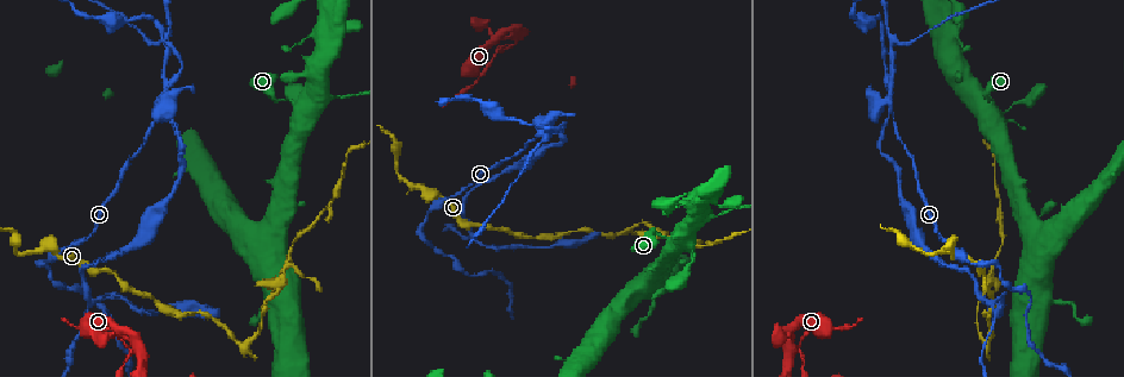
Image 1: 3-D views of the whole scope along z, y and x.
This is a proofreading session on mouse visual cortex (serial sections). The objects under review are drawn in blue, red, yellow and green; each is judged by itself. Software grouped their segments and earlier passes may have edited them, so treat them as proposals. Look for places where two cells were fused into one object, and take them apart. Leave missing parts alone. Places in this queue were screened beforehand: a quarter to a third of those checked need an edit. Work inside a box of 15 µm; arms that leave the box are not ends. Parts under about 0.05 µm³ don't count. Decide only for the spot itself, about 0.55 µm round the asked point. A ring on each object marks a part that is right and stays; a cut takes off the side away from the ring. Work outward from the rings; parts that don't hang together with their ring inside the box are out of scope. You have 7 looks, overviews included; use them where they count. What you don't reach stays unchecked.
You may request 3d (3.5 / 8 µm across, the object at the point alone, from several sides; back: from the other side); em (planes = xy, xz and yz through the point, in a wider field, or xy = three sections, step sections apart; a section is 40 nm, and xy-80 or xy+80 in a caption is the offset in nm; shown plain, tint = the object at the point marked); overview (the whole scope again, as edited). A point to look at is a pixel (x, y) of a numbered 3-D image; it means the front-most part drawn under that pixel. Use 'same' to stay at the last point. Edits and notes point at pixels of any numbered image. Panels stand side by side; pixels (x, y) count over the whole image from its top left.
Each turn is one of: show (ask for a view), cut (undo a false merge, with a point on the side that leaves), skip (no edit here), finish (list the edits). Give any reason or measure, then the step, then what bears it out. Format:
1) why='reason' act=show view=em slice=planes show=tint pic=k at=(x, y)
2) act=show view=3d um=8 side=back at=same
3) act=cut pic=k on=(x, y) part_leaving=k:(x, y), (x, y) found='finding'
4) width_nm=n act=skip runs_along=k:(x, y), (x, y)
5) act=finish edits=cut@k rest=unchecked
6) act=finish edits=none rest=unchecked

why='three-way junction' act=show view=3d um=8 pic=1 at=(518, 33)

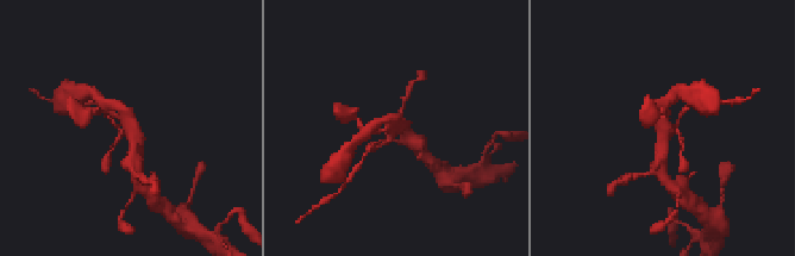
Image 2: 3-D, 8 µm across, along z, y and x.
why='zoom in' act=show view=3d um=3.5 pic=2 at=(124, 124)

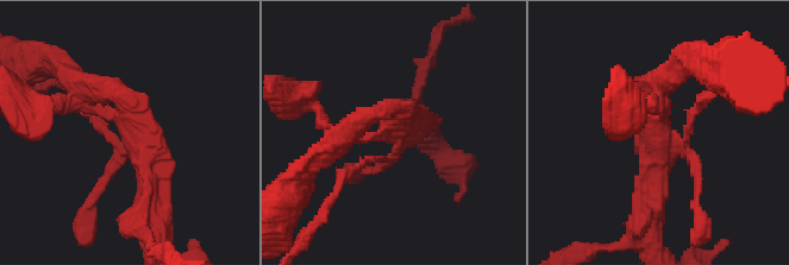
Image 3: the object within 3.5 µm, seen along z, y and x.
act=cut pic=3 on=(318, 219) found='two cells meet here'

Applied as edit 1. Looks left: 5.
act=show view=3d um=3.5 pic=1 at=(46, 265)

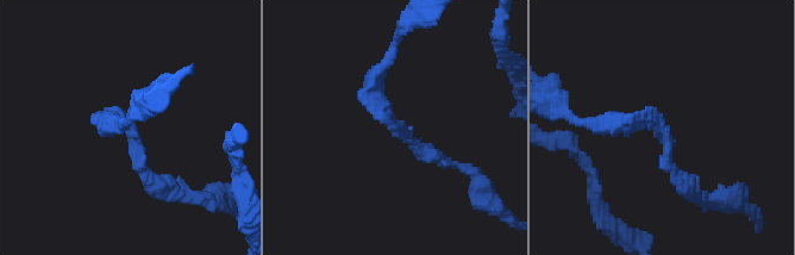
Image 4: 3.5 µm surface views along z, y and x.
arm_widths_nm=150,250 act=show view=em slice=xy step=3 show=tint pic=4 at=(394, 130)

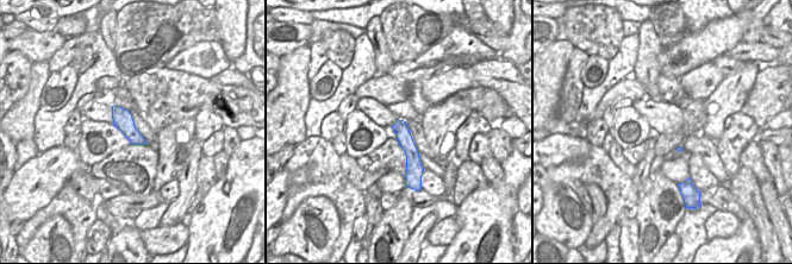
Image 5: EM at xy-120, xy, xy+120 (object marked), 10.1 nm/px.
act=skip runs_along=4:(598, 122), (649, 118), (689, 184) found='one cell here'

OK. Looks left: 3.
why='four arms meet' act=show view=3d um=3.5 pic=1 at=(884, 102)

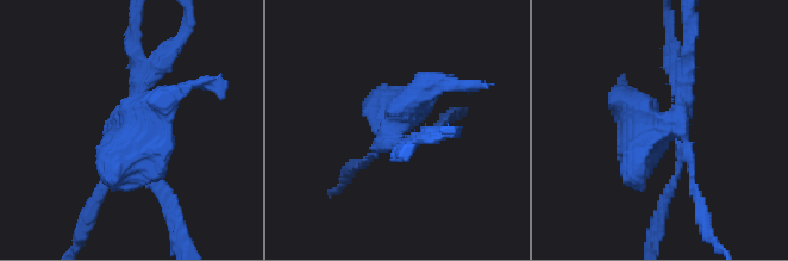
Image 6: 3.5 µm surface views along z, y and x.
why='need the tissue' act=show view=em slice=xy step=5 show=tint pic=6 at=(662, 129)

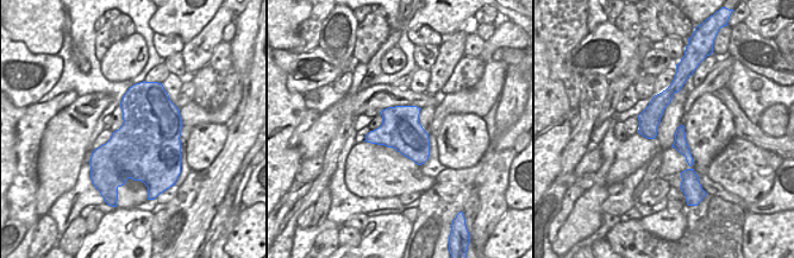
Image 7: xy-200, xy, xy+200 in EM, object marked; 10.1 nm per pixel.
act=cut pic=6 on=(673, 182) part_leaving=6:(682, 145), (679, 172), (655, 234) found='a second cell is stuck on'

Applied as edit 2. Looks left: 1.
act=finish edits=cut@3,cut@6 rest=unchecked

